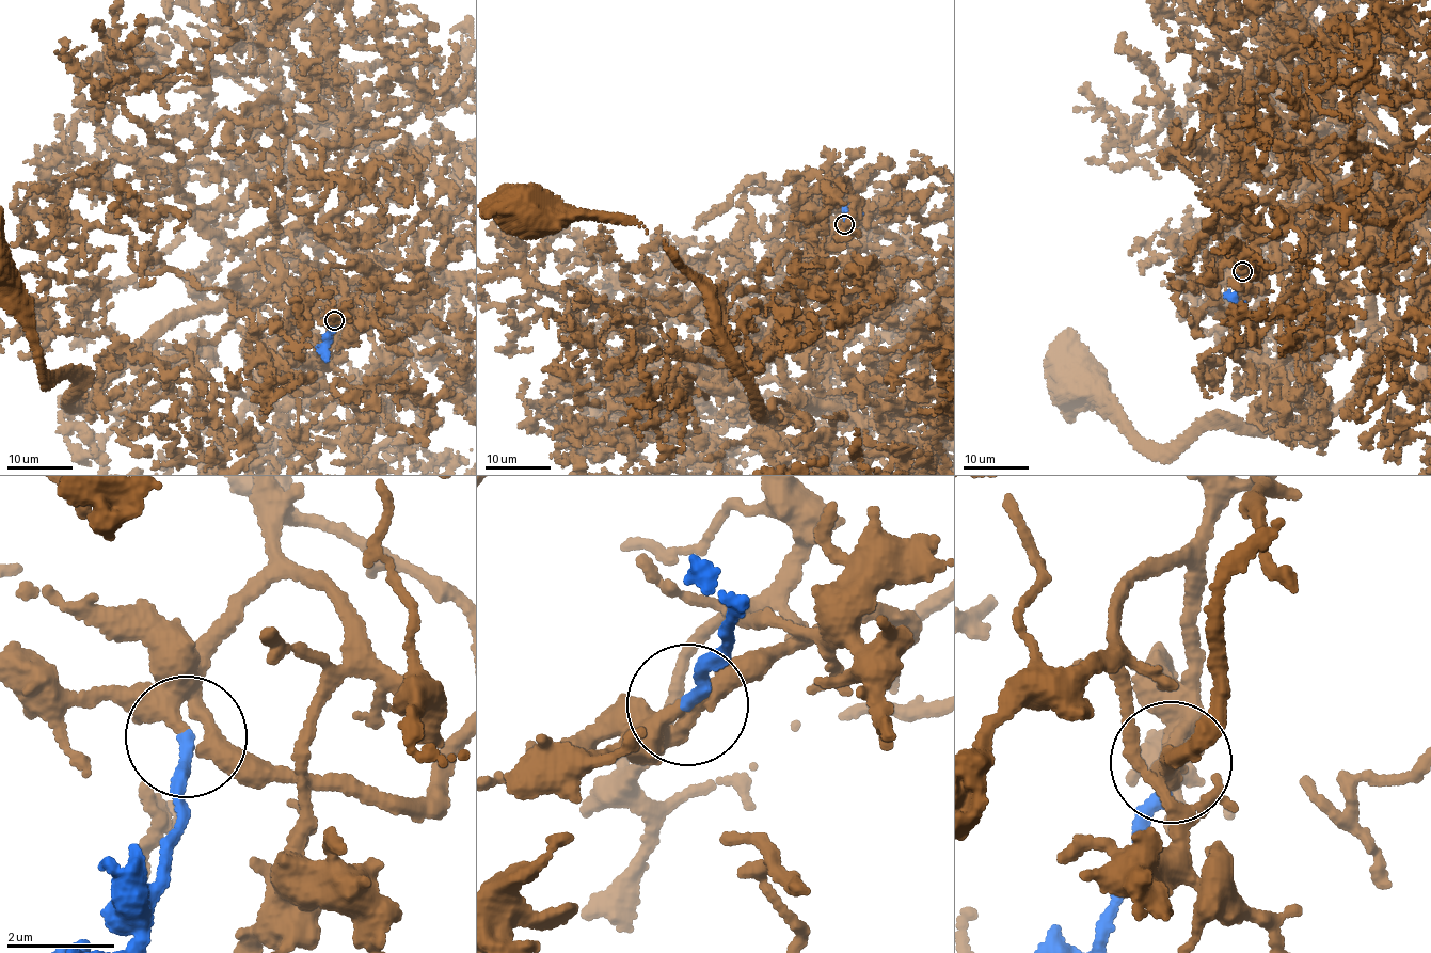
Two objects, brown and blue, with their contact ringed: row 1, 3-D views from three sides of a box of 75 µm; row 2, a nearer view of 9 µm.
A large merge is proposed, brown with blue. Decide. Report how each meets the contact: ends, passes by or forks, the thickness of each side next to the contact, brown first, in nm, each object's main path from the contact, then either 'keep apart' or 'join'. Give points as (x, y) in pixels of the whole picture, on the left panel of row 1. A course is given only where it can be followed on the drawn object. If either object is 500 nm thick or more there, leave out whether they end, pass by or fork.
brown passes by | blue ends | 280/240 nm | brown via (333, 319), (402, 304), (263, 257), (73, 404) | join

